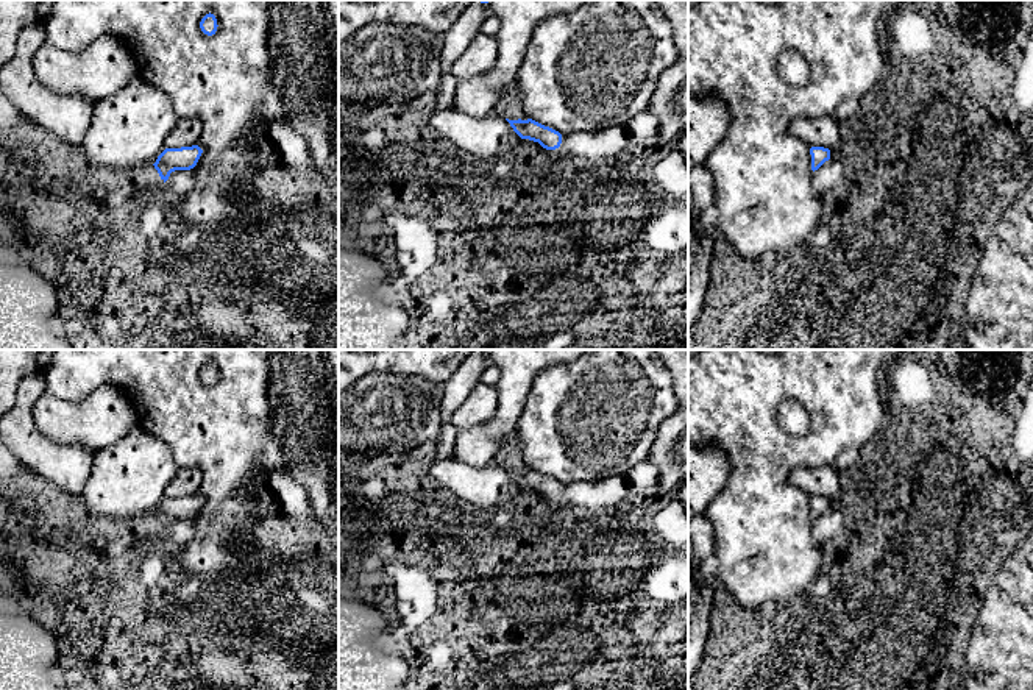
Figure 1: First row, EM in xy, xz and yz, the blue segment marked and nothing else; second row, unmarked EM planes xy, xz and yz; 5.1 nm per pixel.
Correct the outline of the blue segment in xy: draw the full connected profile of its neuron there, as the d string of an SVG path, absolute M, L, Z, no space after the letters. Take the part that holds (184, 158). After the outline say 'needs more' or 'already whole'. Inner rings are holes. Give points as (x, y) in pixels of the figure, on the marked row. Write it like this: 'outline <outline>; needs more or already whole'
outline M198 145L165 148L153 164L165 183L175 170L190 170L197 165L203 150Z; already whole

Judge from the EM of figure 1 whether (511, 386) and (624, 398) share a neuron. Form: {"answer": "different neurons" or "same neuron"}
{"answer": "different neurons"}

